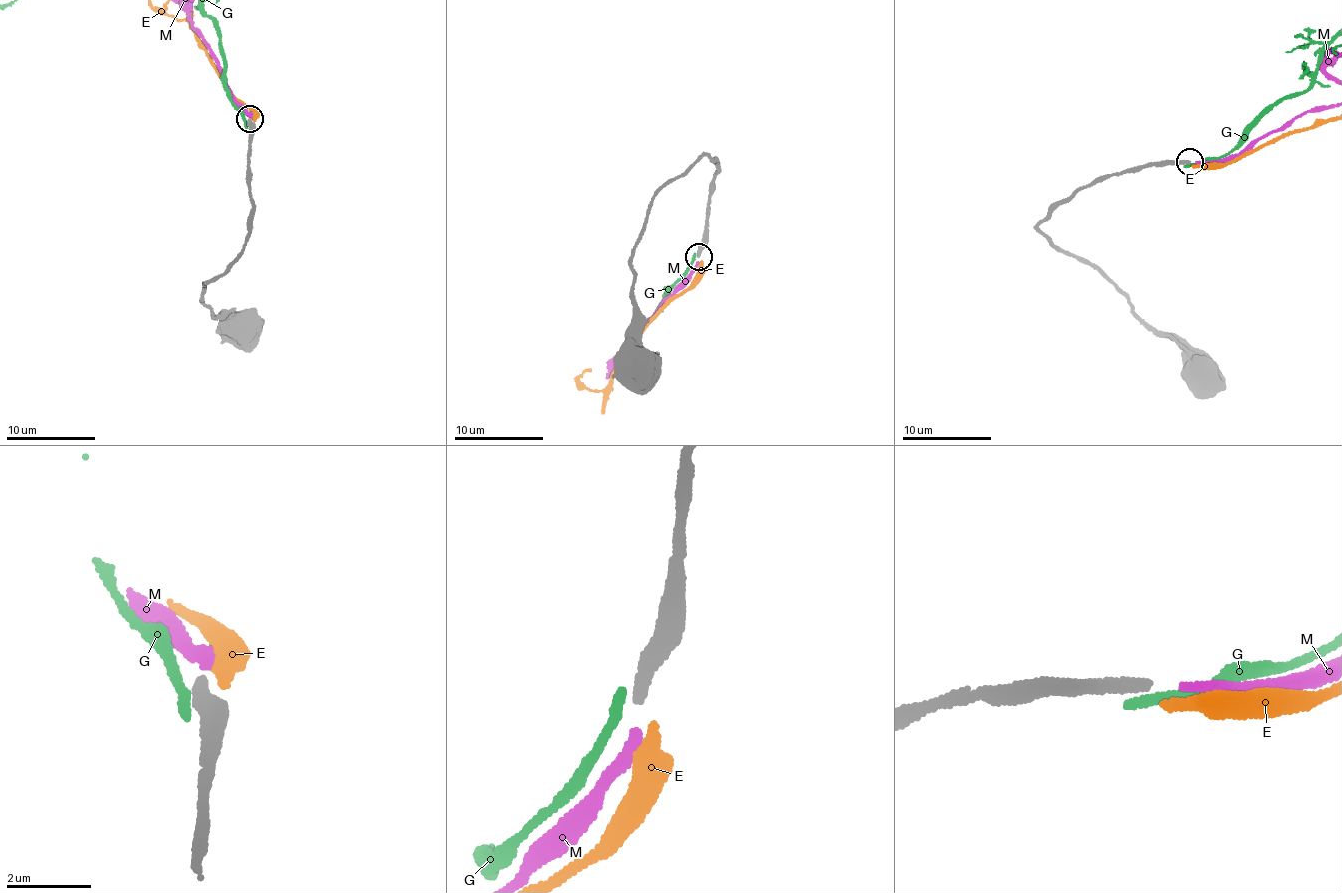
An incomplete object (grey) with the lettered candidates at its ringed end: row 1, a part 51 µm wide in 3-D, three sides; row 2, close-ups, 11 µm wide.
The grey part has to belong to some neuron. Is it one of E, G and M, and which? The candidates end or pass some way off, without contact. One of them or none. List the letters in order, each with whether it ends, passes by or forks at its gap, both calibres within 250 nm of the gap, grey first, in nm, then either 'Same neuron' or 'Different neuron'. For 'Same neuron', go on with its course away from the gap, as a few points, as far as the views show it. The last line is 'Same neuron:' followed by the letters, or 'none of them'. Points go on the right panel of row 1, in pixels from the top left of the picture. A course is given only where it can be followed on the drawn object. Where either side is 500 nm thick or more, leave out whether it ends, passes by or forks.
E: It ends there. Thickness 280 nm (grey) against 280 nm. Different neuron
G: It ends there. Thickness 280 nm (grey) against 320 nm. Different neuron
M: It ends there. Thickness 280 nm (grey) against 240 nm. Same neuron
Same neuron: M

